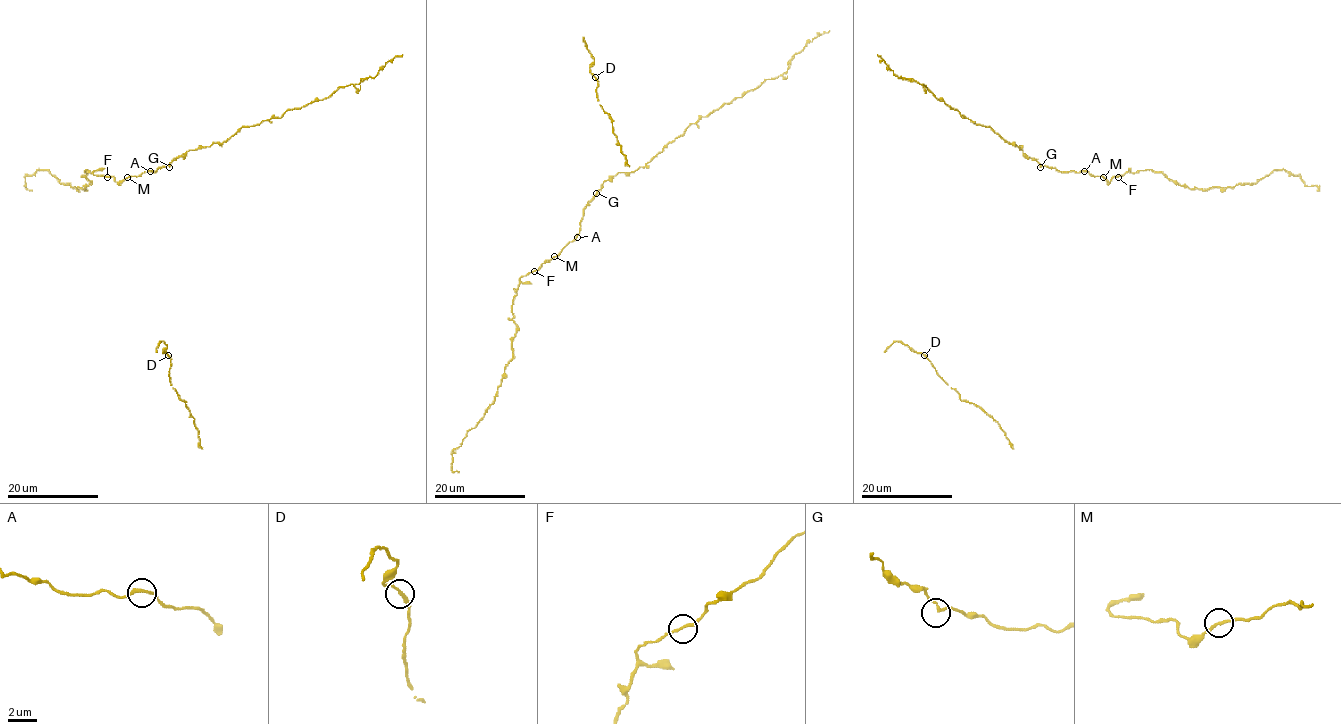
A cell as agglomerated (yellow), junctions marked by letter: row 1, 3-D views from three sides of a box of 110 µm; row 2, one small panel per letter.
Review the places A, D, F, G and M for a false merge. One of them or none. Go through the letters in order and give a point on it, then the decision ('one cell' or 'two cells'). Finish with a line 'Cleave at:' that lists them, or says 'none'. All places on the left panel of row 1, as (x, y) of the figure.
A: (150, 171) | one cell
D: (168, 355) | one cell
F: (107, 177) | one cell
G: (169, 167) | one cell
M: (127, 177) | one cell
Cleave at: none

